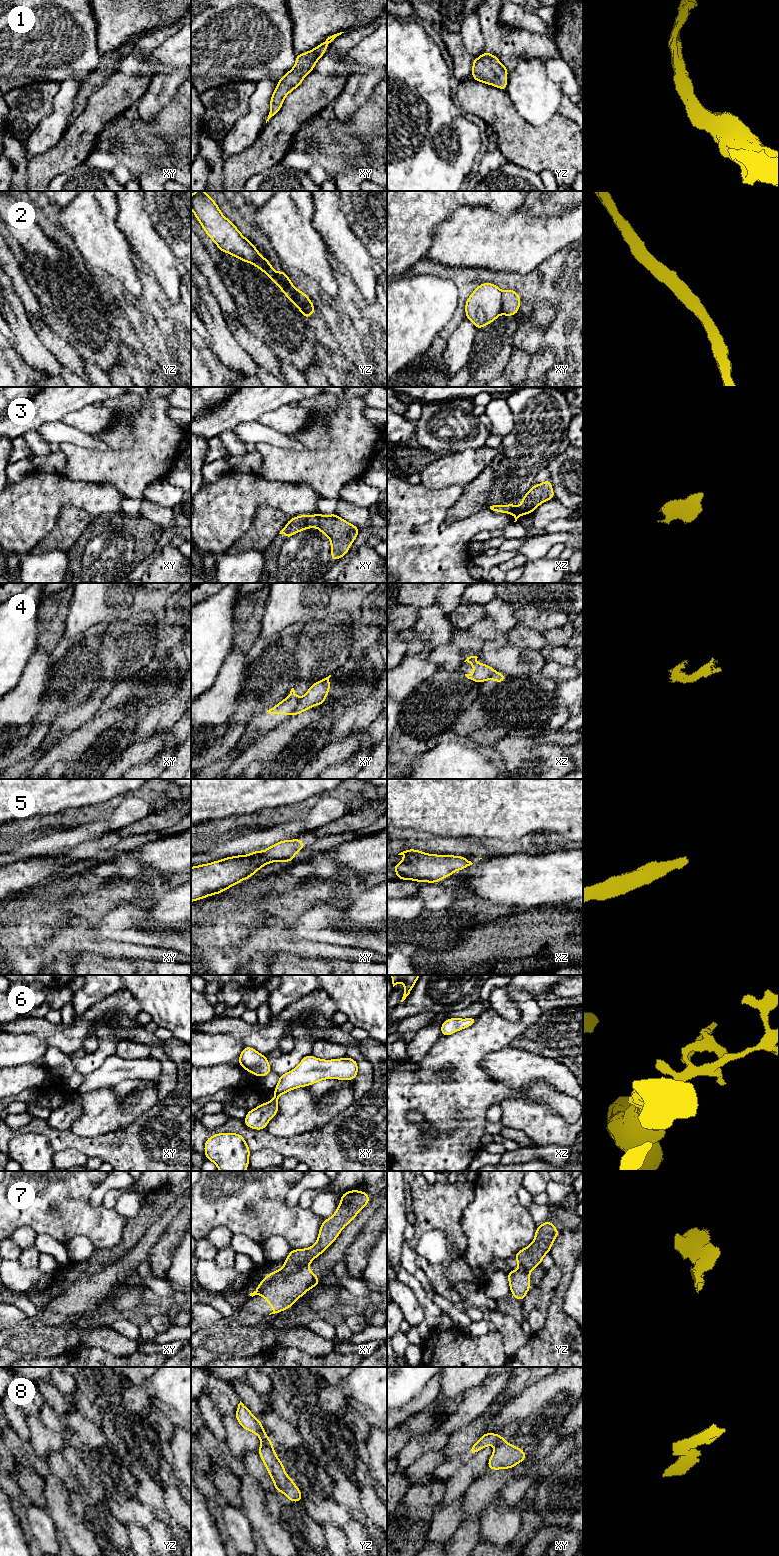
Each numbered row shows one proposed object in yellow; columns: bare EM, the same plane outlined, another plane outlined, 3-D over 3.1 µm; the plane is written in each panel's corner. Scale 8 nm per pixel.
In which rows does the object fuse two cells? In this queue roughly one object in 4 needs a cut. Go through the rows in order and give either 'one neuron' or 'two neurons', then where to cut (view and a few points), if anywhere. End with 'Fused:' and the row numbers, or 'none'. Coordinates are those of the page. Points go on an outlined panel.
1: one neuron; cut none
2: two neurons; cut yz (303, 293), (304, 303), (314, 310)
3: one neuron; cut none
4: two neurons; cut xy (301, 698), (297, 707), (290, 715)
5: one neuron; cut none
6: one neuron; cut none
7: two neurons; cut xy (307, 1264), (289, 1271), (281, 1269)
8: two neurons; cut yz (261, 1437), (269, 1440)
Fused: 2, 4, 7, 8

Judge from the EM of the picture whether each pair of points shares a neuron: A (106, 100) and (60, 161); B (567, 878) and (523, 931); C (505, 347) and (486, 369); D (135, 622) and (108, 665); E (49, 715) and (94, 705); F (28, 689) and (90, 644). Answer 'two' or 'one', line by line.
A: one
B: two
C: one
D: one
E: two
F: two

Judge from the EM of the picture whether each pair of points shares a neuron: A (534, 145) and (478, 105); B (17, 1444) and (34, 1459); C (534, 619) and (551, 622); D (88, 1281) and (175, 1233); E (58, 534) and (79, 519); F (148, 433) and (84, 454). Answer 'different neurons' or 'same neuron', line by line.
A: same neuron
B: same neuron
C: same neuron
D: different neurons
E: same neuron
F: same neuron

